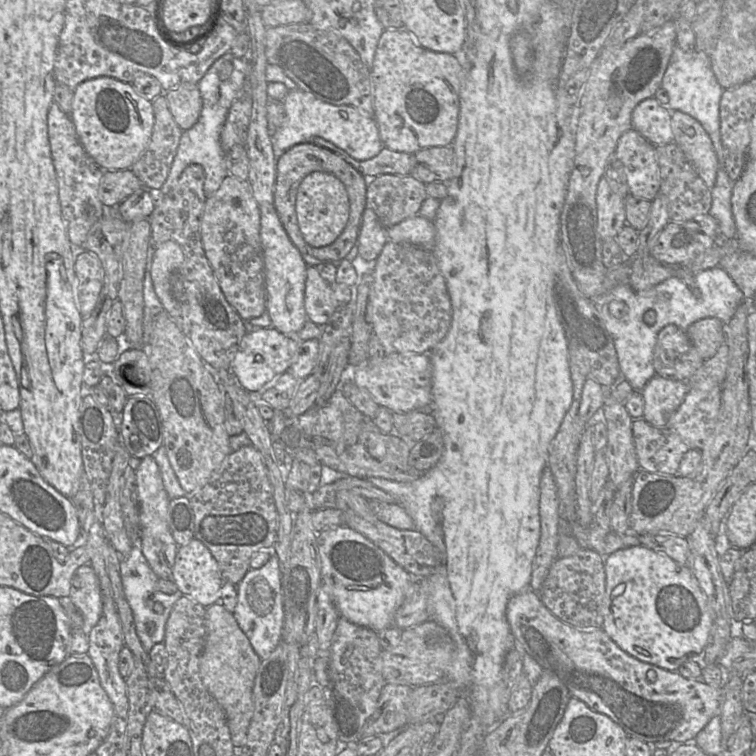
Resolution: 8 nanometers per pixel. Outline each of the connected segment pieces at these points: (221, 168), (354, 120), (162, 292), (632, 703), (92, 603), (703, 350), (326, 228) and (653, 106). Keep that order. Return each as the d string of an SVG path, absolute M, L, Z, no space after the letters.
M228 52L218 58L199 81L197 85L203 102L200 117L193 127L182 132L168 177L161 189L154 191L154 200L168 193L183 170L191 164L199 164L205 171L204 193L206 197L211 197L219 189L222 181L229 174L228 155L221 147L220 134L232 103L243 90L246 91L247 79L249 80L248 56L236 58Z
M301 89L289 90L283 105L285 124L271 136L276 158L294 145L313 142L316 137L333 143L355 160L371 159L383 148L374 117L363 114L353 106L333 105Z
M168 240L159 244L153 254L151 279L154 291L164 310L174 319L179 316L179 305L174 299L170 282L173 273L184 260L184 255L178 243Z
M526 588L510 598L506 607L506 619L515 639L515 646L530 655L543 670L553 672L567 687L571 697L578 698L590 709L610 717L623 728L628 737L645 743L693 742L709 720L721 713L722 688L714 688L701 679L689 680L677 671L668 671L634 658L623 651L602 628L580 629L561 621L532 589Z
M90 563L78 567L76 573L82 578L83 586L79 589L71 587L69 597L81 612L83 617L81 629L88 635L99 621L102 613L100 583Z
M705 318L691 324L686 331L690 341L704 359L712 357L725 341L725 328L717 318Z
M315 171L300 183L296 196L296 216L306 243L325 247L333 243L345 228L349 218L349 198L344 184L334 175Z
M654 97L641 101L631 116L632 129L654 146L673 142L671 111Z

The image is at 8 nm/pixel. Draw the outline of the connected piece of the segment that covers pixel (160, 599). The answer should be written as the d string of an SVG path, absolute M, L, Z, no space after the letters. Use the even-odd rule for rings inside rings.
M140 542L133 543L133 547L127 555L121 555L120 575L124 594L133 614L136 633L144 650L148 653L156 643L163 643L167 619L173 605L182 594L179 591L166 594L157 590L159 577L154 573L144 557ZM147 622L155 624L155 631L152 635L147 634Z

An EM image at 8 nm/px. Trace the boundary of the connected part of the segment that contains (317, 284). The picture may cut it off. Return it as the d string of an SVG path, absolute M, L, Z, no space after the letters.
M307 266L304 290L307 318L317 326L327 324L339 308L332 292L332 284L323 279L315 266Z

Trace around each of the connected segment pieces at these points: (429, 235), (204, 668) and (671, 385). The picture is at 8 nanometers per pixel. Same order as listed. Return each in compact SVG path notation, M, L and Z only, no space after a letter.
M418 214L387 228L386 233L390 241L409 243L428 250L432 250L436 237L433 221Z
M214 603L206 608L205 645L199 661L199 676L223 709L235 748L244 745L248 727L253 716L252 690L261 659L253 650L248 638L239 627L233 613L222 603Z
M655 374L641 390L643 418L655 427L668 426L670 416L681 405L688 389L687 381Z

